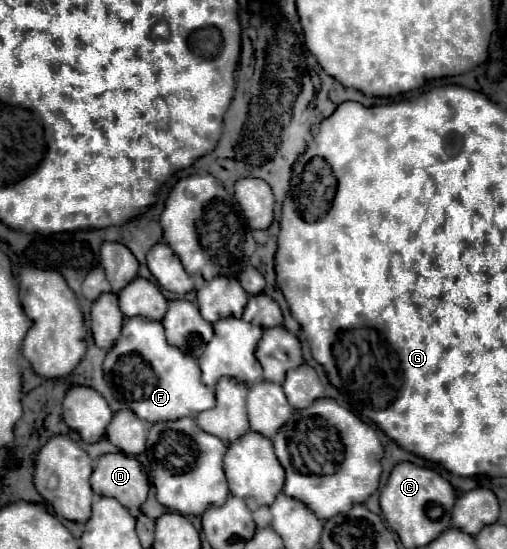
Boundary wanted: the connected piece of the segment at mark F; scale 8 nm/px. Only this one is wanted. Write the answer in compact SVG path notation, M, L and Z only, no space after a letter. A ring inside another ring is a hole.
M139 316L125 318L121 338L107 352L103 370L105 374L113 374L113 386L125 406L151 424L179 420L183 416L195 418L199 412L215 406L215 392L201 382L197 360L185 356L165 340L161 322L145 322Z

